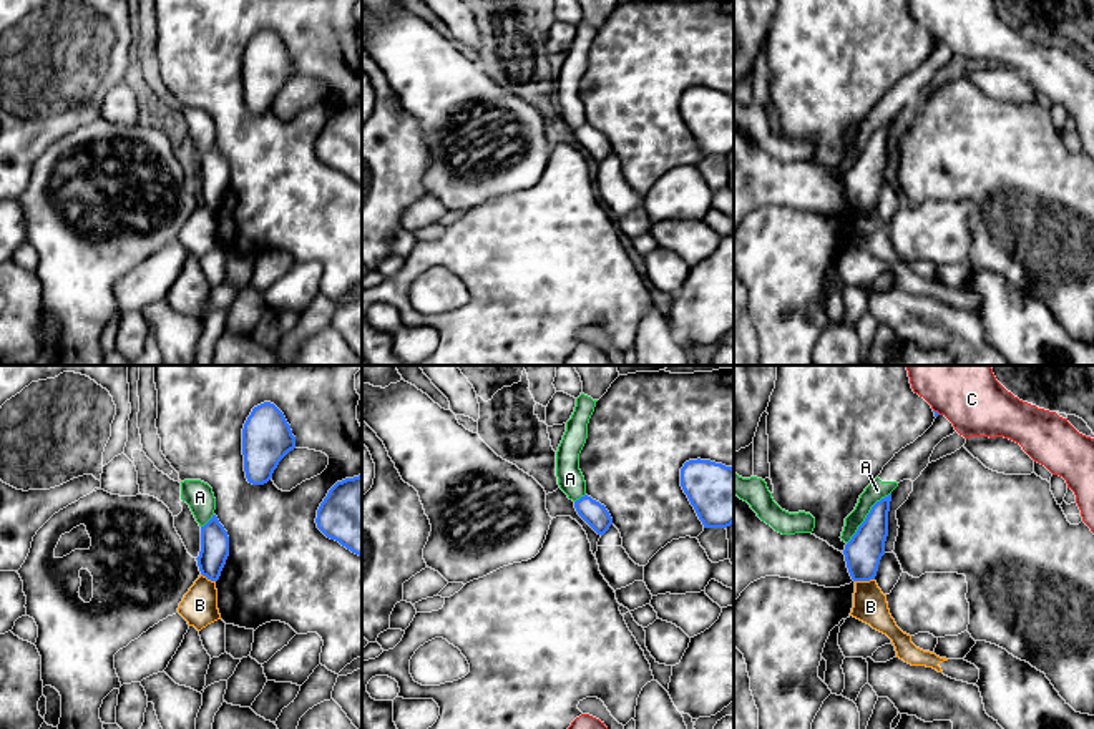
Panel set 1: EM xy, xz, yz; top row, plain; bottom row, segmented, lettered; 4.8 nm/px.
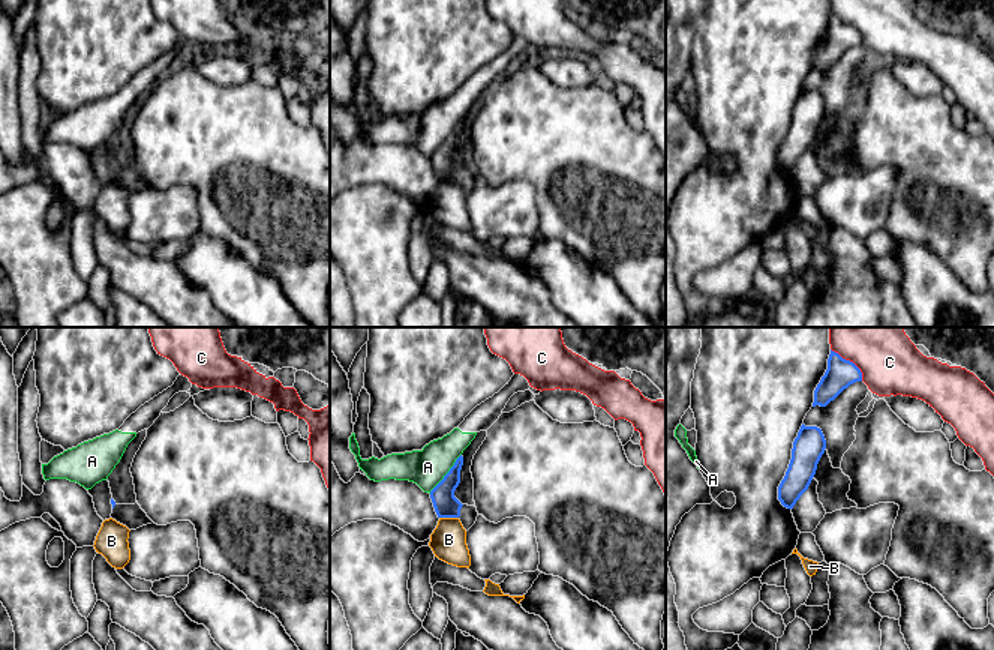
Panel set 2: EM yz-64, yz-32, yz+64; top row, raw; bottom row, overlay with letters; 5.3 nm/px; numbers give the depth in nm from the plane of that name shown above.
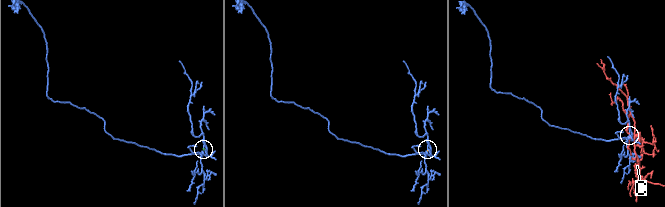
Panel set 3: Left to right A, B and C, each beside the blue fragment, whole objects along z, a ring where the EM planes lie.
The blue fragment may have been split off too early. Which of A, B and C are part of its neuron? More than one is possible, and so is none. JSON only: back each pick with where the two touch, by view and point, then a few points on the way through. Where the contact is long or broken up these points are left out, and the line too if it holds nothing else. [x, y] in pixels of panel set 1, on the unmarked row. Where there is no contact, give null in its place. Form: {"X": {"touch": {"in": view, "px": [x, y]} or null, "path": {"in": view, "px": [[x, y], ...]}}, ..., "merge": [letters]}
{"merge": []}

